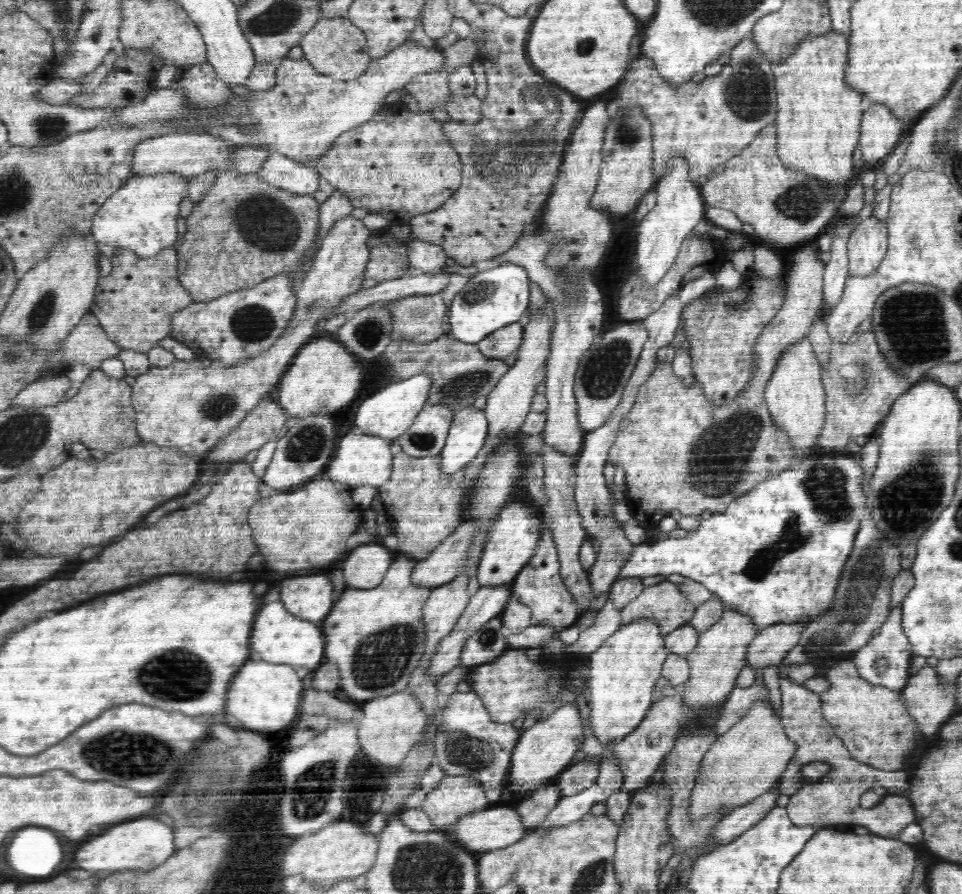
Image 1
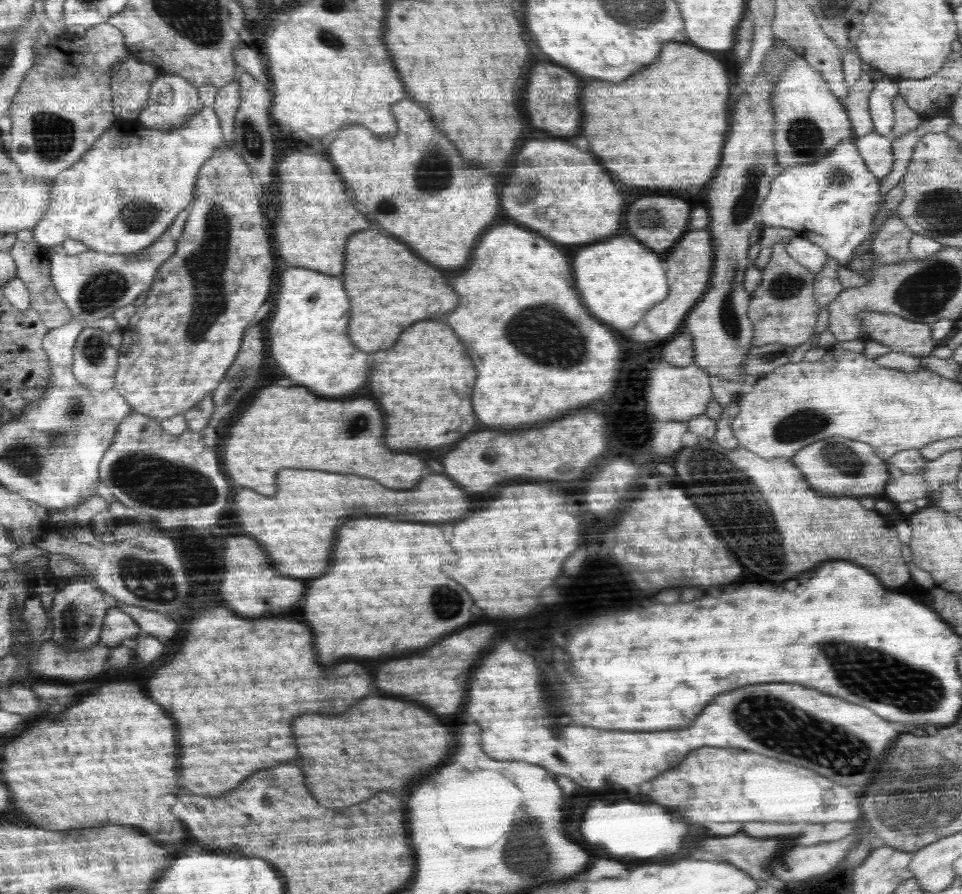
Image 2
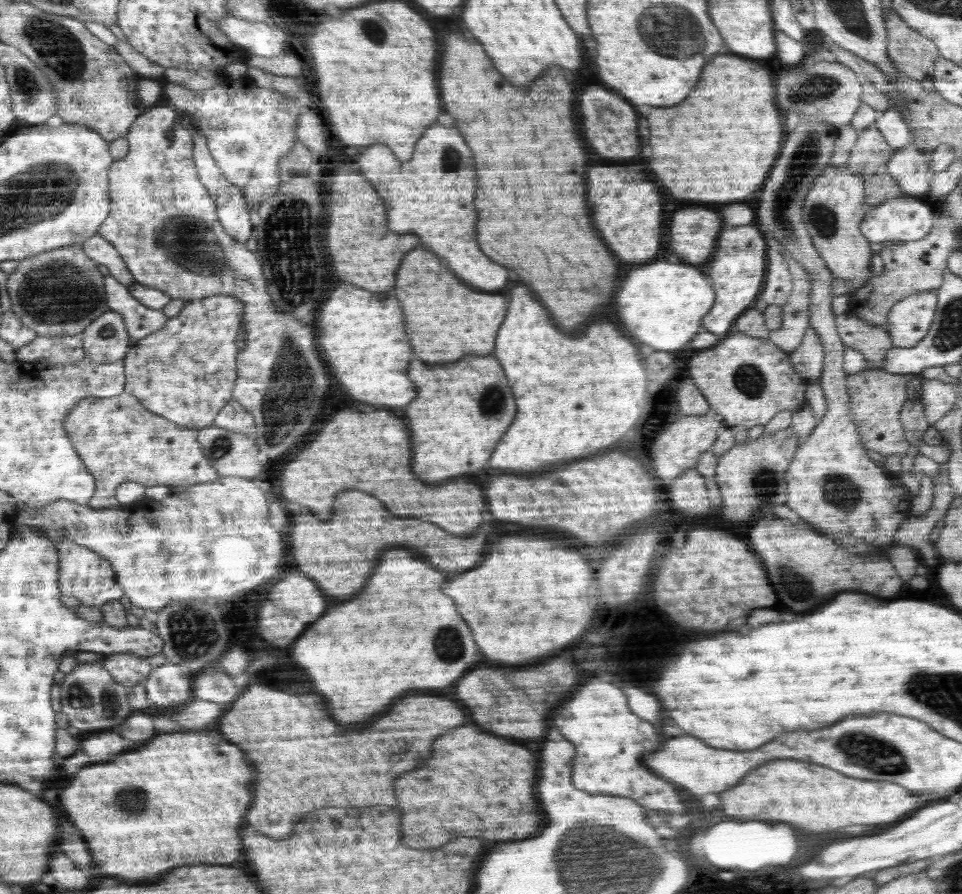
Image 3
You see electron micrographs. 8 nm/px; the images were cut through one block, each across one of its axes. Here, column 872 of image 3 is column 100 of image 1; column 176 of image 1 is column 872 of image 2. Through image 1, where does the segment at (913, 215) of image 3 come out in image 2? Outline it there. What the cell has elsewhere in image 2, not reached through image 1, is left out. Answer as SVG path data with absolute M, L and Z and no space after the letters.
M842 141L841 144L838 144L838 146L834 146L834 150L832 150L832 153L830 153L829 156L812 158L812 160L808 160L808 162L804 162L801 165L792 165L790 168L782 170L777 178L773 181L771 189L769 190L769 194L765 198L766 202L761 207L762 216L760 223L763 225L763 227L784 227L794 230L798 236L807 238L810 242L817 244L828 256L836 259L840 266L845 266L853 258L852 252L856 246L870 238L870 236L873 236L875 239L875 236L880 234L880 228L877 231L874 230L874 226L872 226L872 219L881 209L879 207L885 204L884 196L880 197L879 180L880 179L877 177L877 175L874 175L872 171L869 170L869 167L865 165L865 159L861 157L861 153L857 149L857 146L853 142Z

